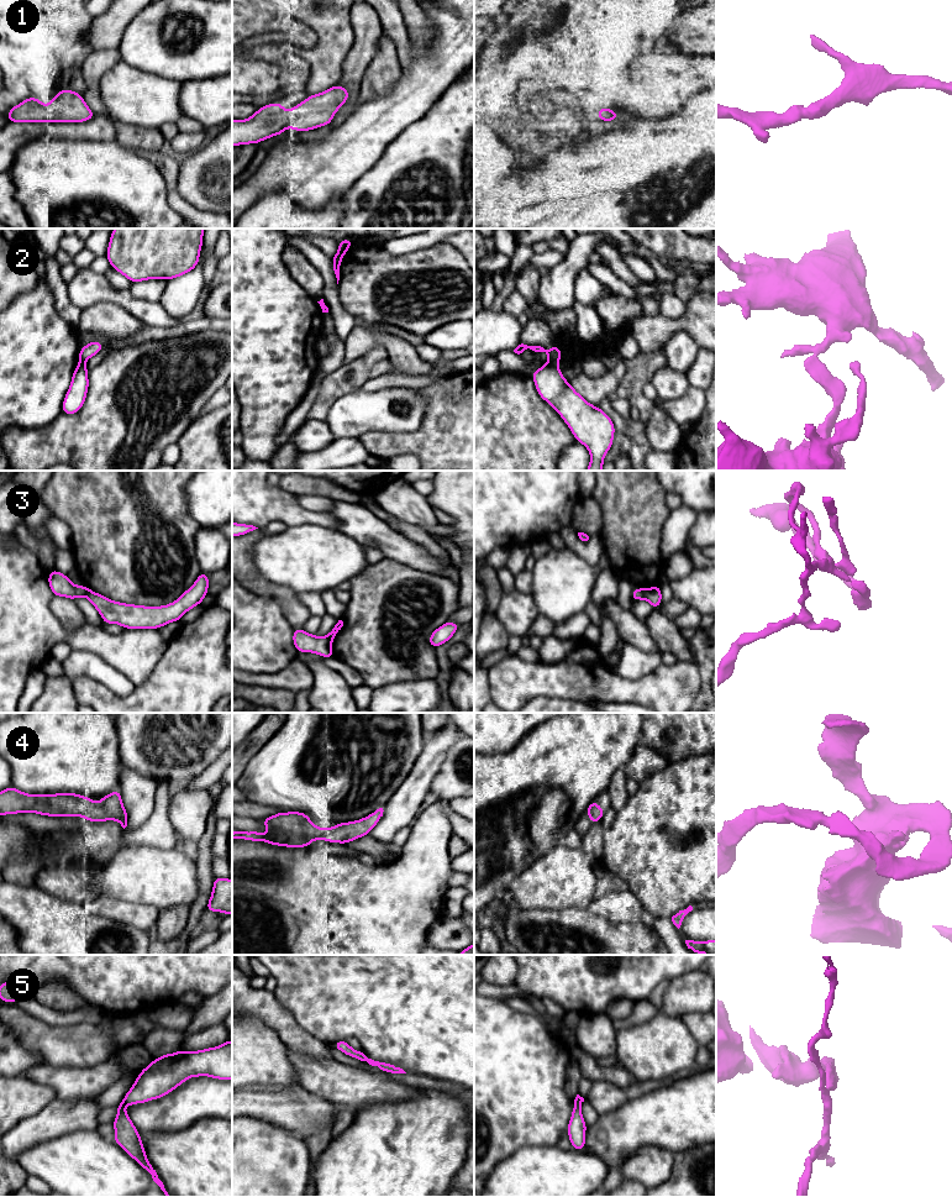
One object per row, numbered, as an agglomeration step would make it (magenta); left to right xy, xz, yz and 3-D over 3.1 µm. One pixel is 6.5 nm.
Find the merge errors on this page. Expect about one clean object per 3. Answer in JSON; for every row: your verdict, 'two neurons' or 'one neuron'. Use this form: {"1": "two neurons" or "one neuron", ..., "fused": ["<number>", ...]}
{"1": "one neuron", "2": "two neurons", "3": "two neurons", "4": "one neuron", "5": "two neurons", "fused": ["2", "3", "5"]}

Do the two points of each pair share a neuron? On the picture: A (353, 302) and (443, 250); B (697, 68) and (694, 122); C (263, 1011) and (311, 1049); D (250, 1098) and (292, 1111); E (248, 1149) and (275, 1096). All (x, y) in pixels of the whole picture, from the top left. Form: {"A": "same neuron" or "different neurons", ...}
{"A": "same neuron", "B": "different neurons", "C": "same neuron", "D": "same neuron", "E": "different neurons"}

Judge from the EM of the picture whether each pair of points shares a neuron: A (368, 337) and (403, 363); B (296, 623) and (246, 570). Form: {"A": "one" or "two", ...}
{"A": "one", "B": "one"}

